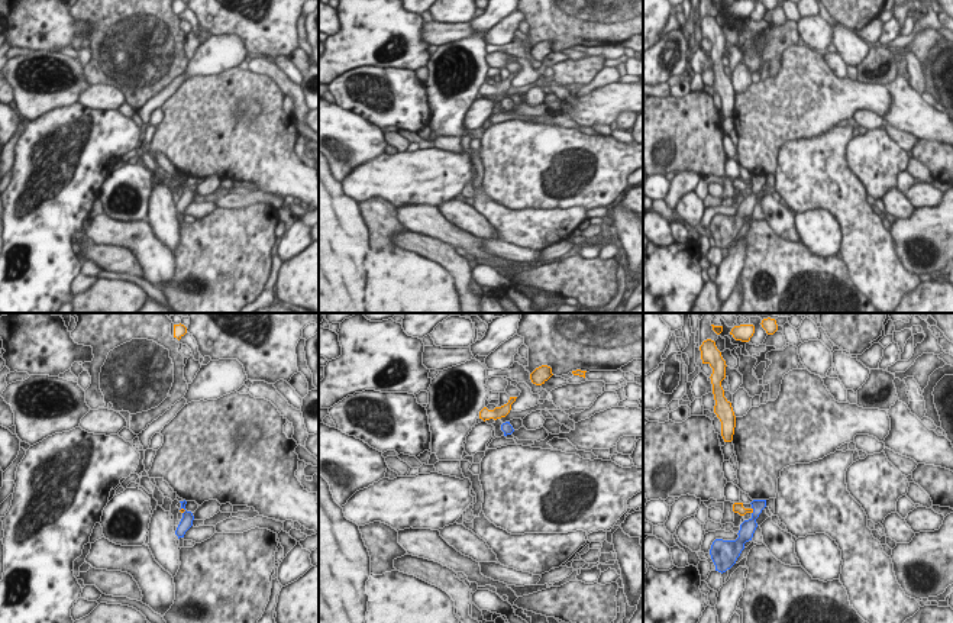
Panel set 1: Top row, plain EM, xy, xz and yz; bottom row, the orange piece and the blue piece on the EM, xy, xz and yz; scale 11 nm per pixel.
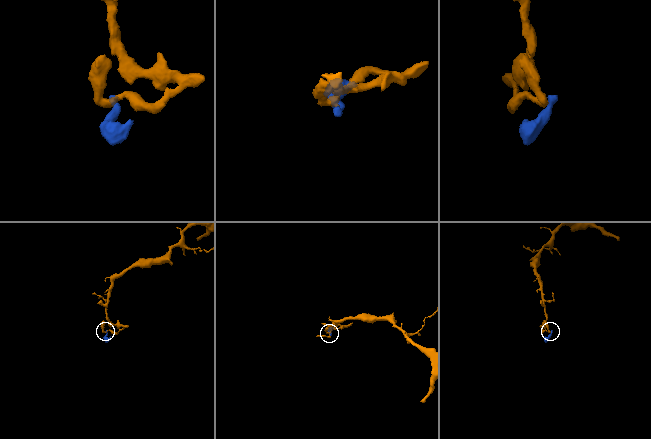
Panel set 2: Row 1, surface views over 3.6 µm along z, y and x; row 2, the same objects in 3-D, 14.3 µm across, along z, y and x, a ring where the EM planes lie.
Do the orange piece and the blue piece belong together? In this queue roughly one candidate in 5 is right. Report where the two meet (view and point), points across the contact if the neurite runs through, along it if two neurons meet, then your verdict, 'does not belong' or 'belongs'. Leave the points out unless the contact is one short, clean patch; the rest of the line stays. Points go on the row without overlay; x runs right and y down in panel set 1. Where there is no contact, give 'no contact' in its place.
yz (752, 186) | along yz (752, 183), (752, 189) | does not belong

